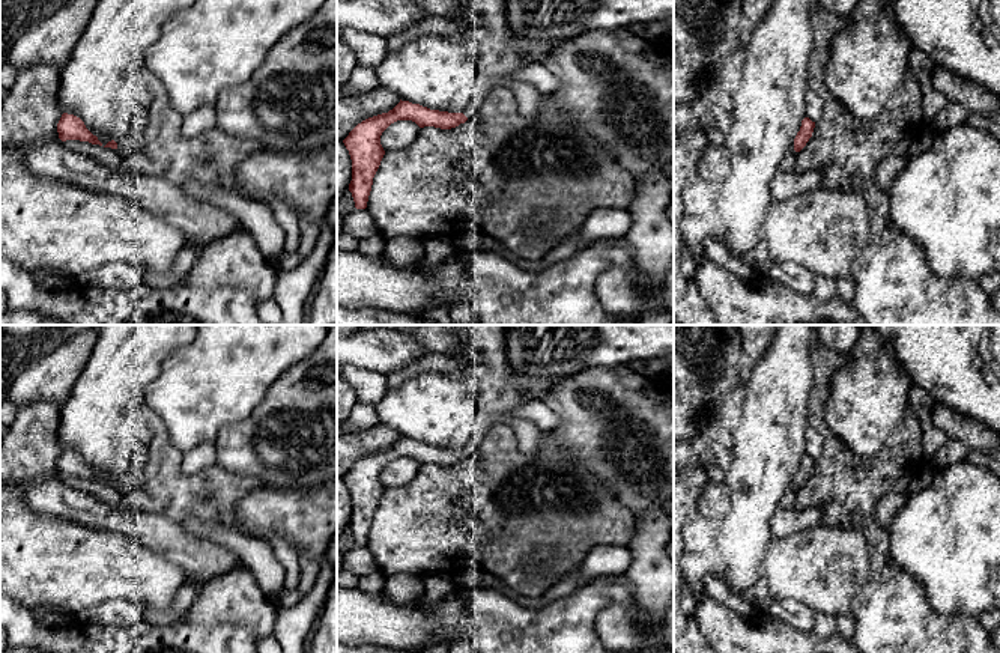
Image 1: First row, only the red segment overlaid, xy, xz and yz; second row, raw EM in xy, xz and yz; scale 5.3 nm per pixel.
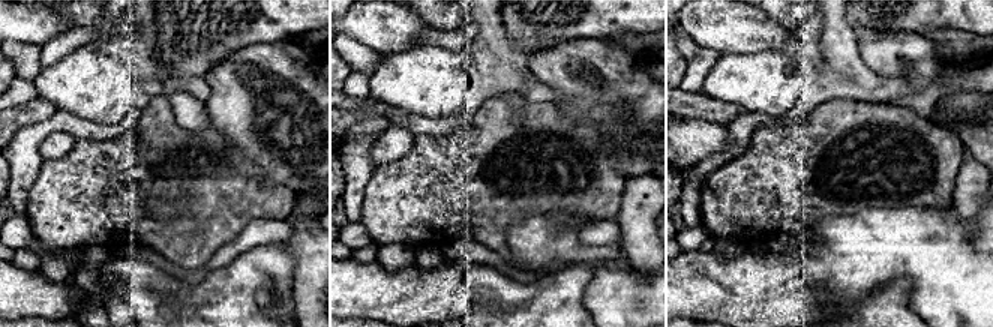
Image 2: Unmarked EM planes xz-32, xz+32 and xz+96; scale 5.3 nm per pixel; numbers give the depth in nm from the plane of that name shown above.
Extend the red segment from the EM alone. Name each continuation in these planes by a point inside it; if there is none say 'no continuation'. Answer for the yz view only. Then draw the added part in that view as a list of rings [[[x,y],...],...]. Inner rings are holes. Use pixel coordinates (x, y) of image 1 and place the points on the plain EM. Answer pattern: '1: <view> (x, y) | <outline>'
no continuation

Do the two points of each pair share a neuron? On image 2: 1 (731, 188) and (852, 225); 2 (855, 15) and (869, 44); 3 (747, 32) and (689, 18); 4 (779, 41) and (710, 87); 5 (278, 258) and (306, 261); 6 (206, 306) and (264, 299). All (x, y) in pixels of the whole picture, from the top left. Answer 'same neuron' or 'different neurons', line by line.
1: different neurons
2: different neurons
3: same neuron
4: different neurons
5: different neurons
6: different neurons

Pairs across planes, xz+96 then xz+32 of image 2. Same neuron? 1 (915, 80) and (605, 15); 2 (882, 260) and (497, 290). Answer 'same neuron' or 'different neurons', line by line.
1: different neurons
2: different neurons

